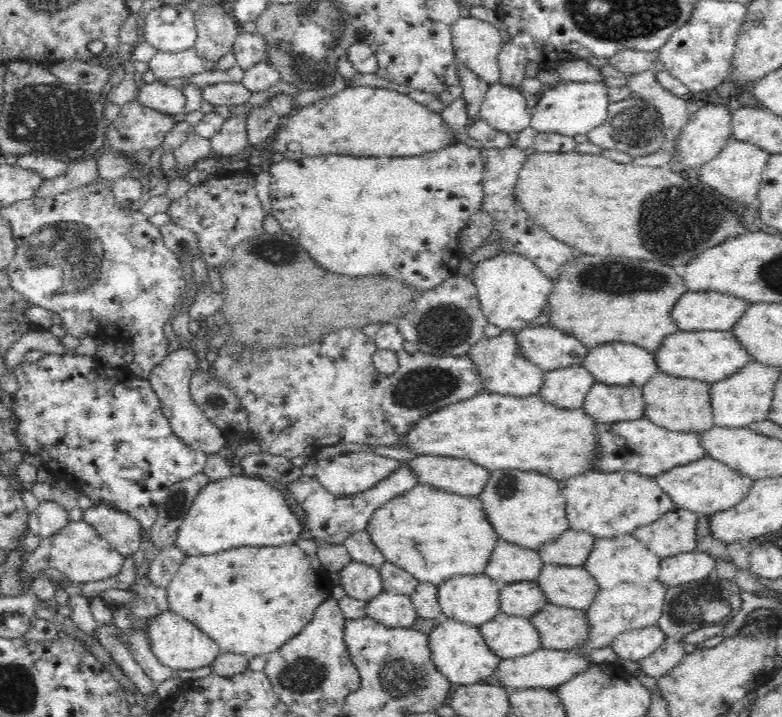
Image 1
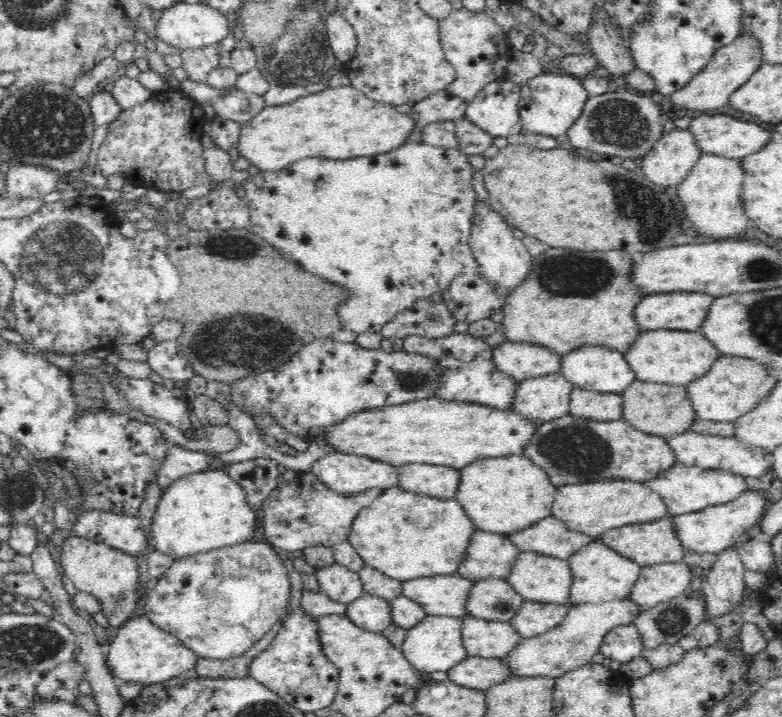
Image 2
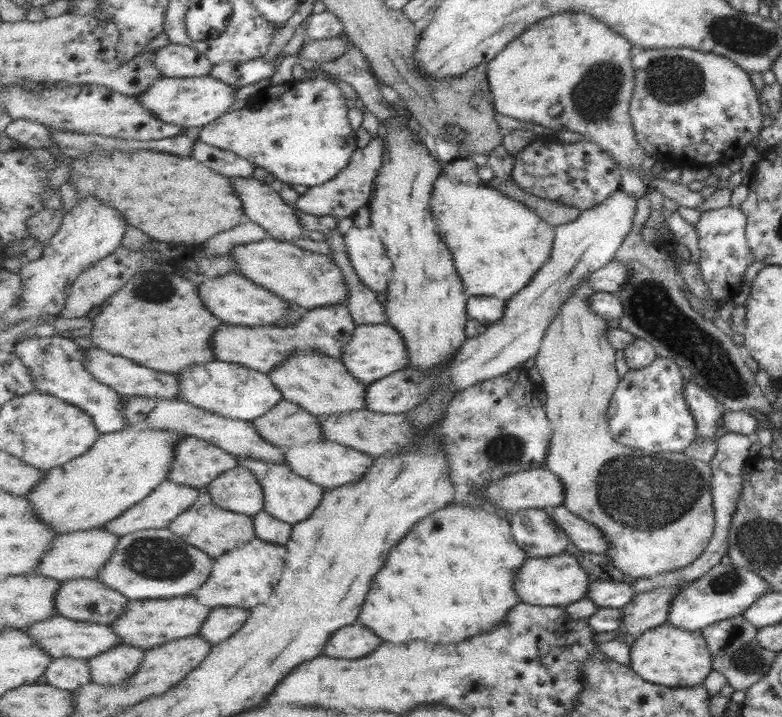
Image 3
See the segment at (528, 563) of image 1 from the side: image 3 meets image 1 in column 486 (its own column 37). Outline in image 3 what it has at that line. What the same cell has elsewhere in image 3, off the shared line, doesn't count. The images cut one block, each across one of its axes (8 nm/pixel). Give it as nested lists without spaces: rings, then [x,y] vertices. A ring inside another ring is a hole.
[[[103,527],[61,534],[53,542],[53,548],[49,548],[49,552],[45,554],[41,564],[37,565],[32,573],[61,581],[84,578],[95,579],[104,564],[115,554],[115,550],[119,546],[119,539],[119,536],[104,530]]]

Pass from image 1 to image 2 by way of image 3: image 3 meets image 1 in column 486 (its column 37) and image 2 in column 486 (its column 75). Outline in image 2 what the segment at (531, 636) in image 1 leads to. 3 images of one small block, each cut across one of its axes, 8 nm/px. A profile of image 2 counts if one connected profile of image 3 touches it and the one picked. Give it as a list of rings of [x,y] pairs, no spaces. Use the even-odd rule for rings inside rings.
[[[474,616],[463,620],[462,636],[469,656],[502,659],[523,639],[511,622],[486,621]]]

